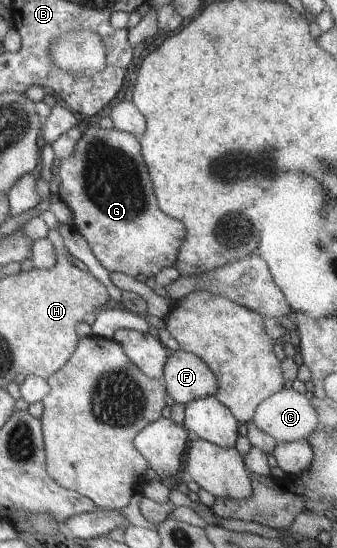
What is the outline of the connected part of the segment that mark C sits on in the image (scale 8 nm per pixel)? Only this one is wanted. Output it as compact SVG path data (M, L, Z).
M294 389L281 390L265 398L257 406L256 416L252 421L256 424L258 430L270 434L277 442L307 439L317 429L319 421L317 409L312 408L312 405L304 394L294 392Z

